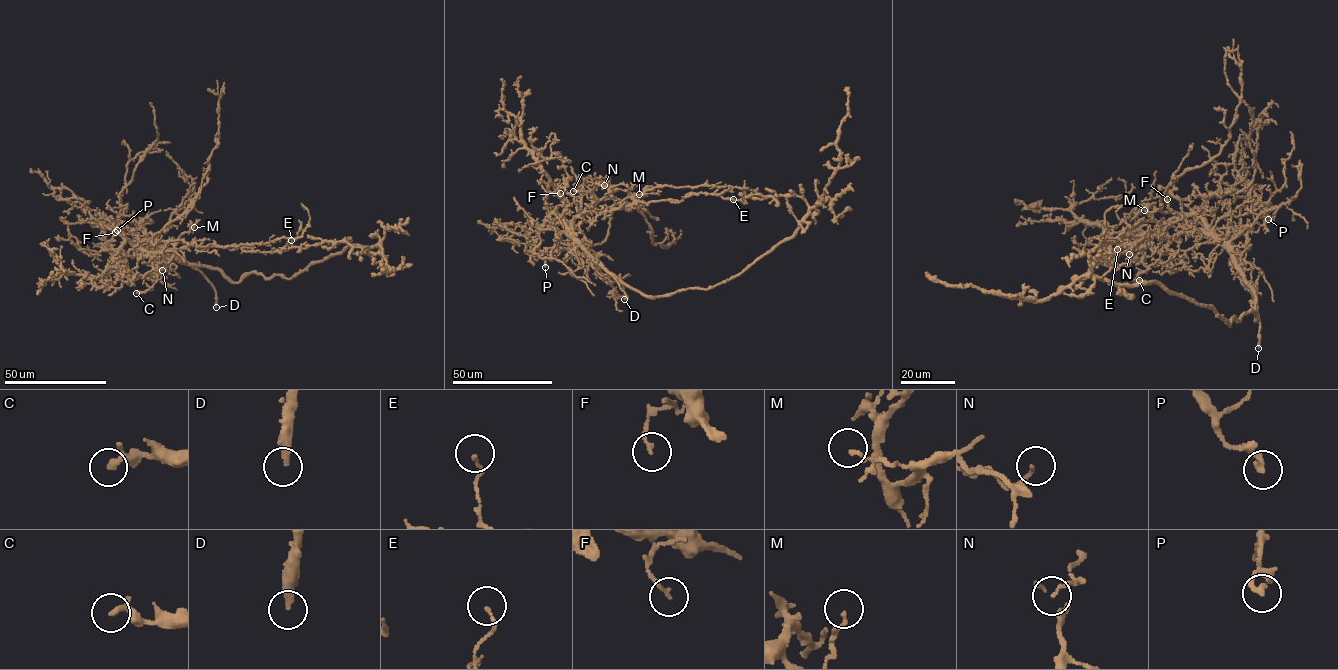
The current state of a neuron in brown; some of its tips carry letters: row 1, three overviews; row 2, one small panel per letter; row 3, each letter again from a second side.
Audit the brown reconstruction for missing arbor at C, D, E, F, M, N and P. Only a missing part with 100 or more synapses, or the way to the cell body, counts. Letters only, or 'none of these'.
D

